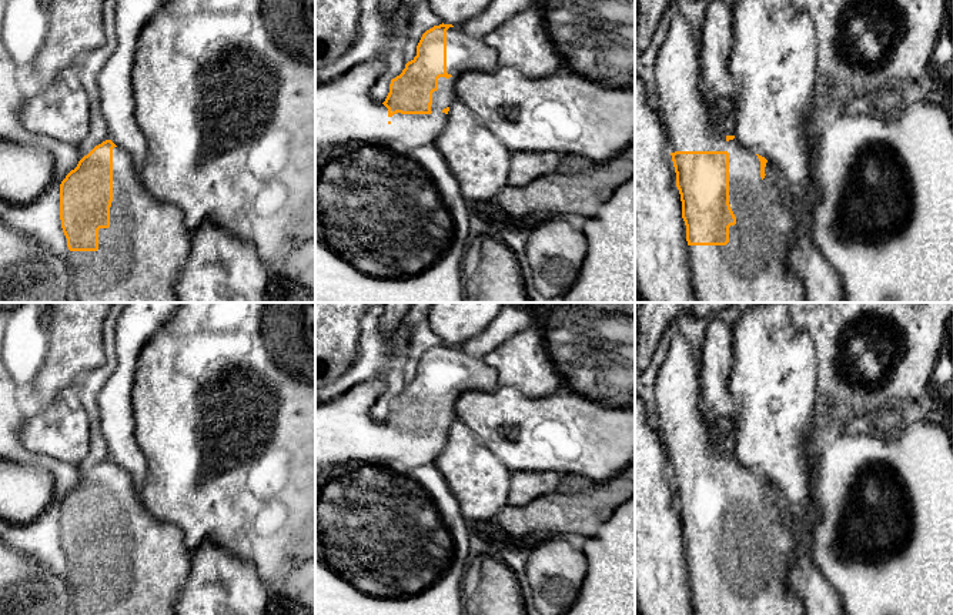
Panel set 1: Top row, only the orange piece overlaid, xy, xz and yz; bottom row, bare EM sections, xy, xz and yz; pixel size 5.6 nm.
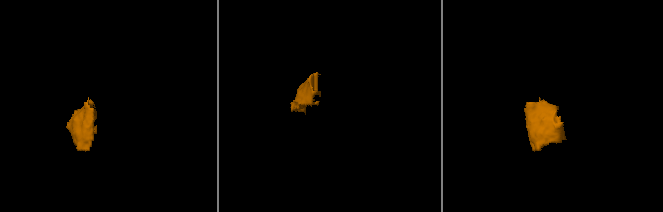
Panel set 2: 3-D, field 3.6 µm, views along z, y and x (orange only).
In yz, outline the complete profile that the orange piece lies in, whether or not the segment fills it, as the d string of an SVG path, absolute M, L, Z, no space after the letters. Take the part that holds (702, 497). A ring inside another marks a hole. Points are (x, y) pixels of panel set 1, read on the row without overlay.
M676 330L656 371L653 391L682 521L693 614L806 615L788 584L795 545L788 511L765 477L745 468L735 455L720 454L712 442L698 405L698 372L690 345Z

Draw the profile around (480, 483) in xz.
M461 420L448 431L448 442L435 458L467 521L494 521L508 505L511 471Z

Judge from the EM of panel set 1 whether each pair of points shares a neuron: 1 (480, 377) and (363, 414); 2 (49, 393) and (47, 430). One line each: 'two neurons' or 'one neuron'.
1: one neuron
2: two neurons

